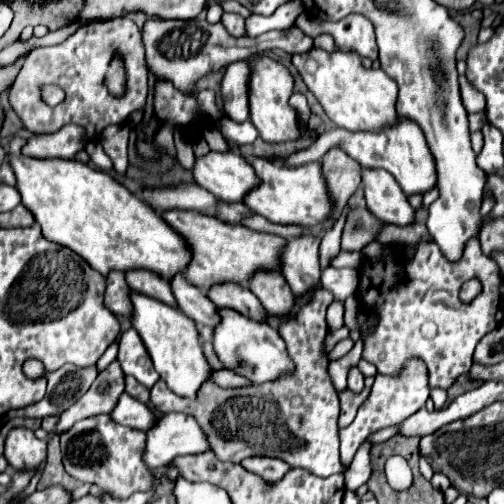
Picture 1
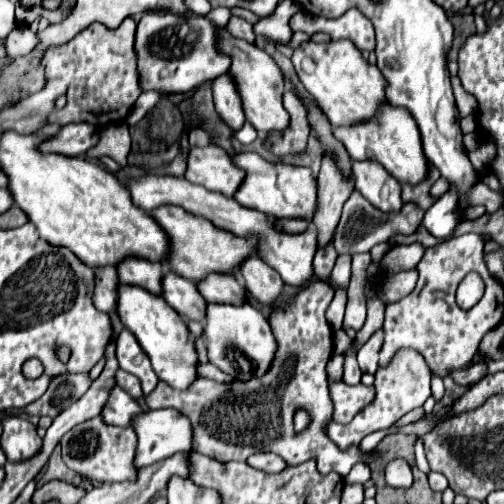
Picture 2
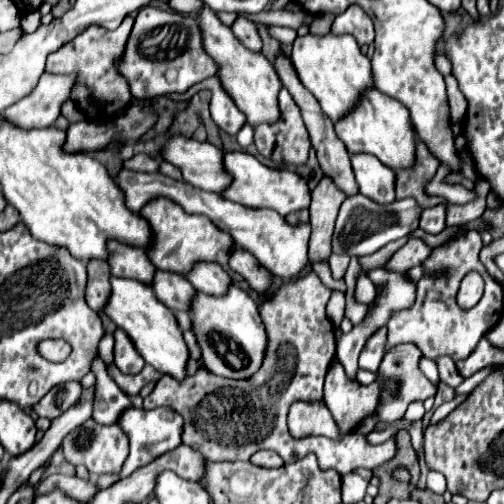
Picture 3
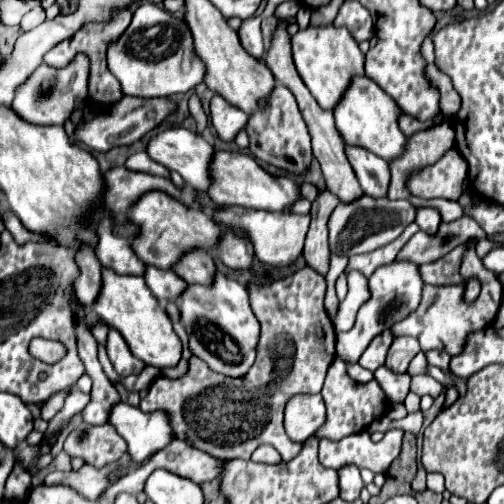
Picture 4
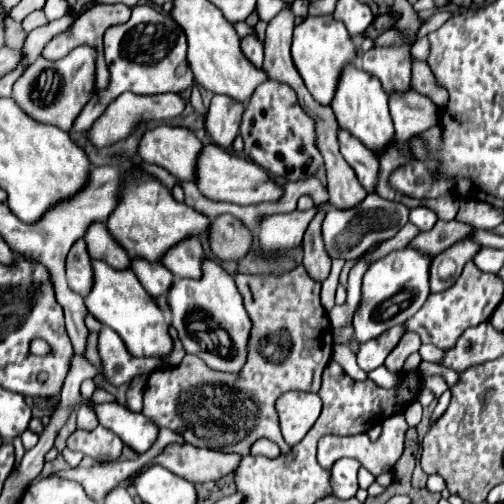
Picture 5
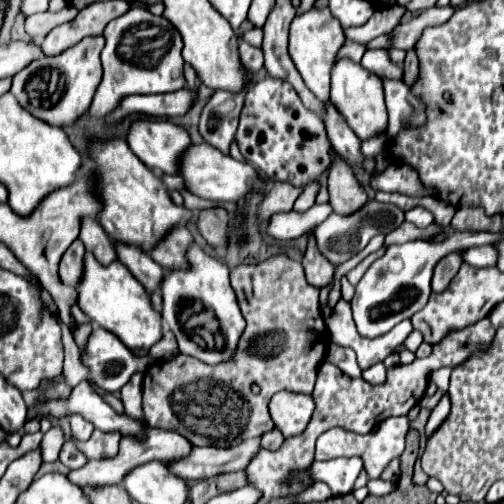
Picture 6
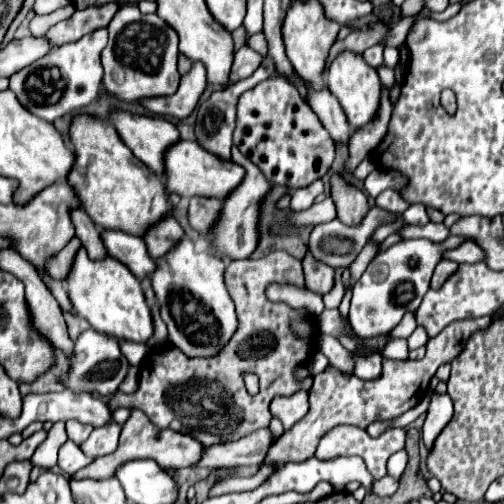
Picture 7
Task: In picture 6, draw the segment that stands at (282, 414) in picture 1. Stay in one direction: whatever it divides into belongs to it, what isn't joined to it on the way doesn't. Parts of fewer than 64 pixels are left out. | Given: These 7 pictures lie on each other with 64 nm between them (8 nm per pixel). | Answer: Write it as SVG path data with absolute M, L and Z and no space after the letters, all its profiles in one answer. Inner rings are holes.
M272 256L256 266L230 270L230 282L246 318L236 364L208 366L180 354L170 362L152 364L144 374L146 424L180 432L192 446L230 448L274 430L268 412L270 398L280 390L312 394L330 342L318 302L320 290L308 284L300 262L288 256ZM252 384L260 386L258 394L252 392ZM392 416L392 418L388 418L380 424L376 434L344 432L342 428L328 430L316 442L316 460L326 462L326 460L332 460L332 458L340 458L340 456L358 456L358 458L362 458L368 476L370 478L380 478L384 468L404 452L404 438L406 438L408 428L410 428L410 424L408 424L406 416Z

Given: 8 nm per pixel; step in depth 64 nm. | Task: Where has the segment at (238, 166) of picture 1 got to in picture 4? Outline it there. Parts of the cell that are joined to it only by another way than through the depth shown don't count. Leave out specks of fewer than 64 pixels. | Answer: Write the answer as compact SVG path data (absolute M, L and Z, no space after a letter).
M170 128L158 136L154 136L148 144L148 150L152 160L164 164L168 170L176 170L184 182L192 188L196 188L198 192L208 192L210 184L212 184L212 176L210 176L210 166L212 166L212 158L214 158L214 146L208 144L202 136L186 130L186 128Z

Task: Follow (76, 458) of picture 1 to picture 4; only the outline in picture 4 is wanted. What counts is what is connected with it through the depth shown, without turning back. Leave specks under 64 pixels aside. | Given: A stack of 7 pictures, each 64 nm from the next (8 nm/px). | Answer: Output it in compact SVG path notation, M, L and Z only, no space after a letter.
M78 424L64 442L64 452L70 458L82 458L94 468L104 468L112 462L118 462L126 452L124 438L110 424L92 426Z

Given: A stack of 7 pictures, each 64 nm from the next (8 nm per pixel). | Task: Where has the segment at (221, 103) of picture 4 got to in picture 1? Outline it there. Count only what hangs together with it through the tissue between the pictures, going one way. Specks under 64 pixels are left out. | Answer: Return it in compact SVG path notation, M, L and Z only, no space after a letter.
M246 60L232 62L226 68L226 76L222 80L222 96L226 116L234 122L244 122L250 116L248 110L248 94L250 94L250 74L252 64Z

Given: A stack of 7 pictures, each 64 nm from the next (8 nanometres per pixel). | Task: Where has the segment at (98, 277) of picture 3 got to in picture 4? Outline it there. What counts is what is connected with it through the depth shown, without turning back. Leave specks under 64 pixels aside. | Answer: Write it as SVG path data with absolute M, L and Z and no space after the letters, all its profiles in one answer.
M76 252L76 262L80 264L80 280L76 282L76 294L84 306L94 306L102 290L102 264L94 252Z

